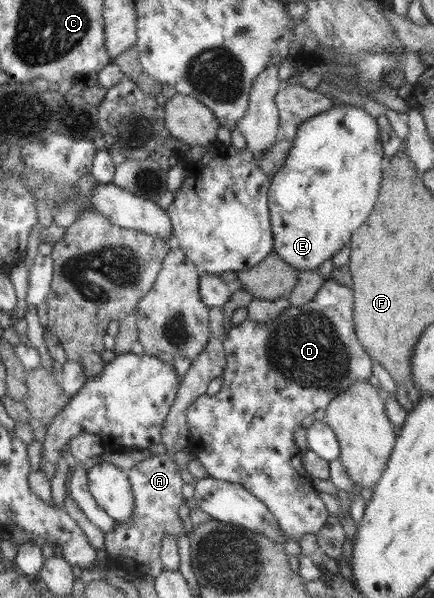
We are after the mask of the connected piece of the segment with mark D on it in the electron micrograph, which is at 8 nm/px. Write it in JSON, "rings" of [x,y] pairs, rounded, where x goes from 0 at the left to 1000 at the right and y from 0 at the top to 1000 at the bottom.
{"rings":[[[758,463],[749,468],[737,485],[730,485],[724,500],[705,510],[668,512],[638,533],[618,537],[615,540],[590,540],[578,533],[567,533],[548,545],[539,543],[539,540],[532,545],[528,555],[514,564],[521,612],[512,627],[514,640],[505,657],[495,661],[472,657],[449,667],[431,682],[429,702],[440,734],[433,747],[445,761],[468,776],[479,794],[502,803],[558,811],[588,833],[611,841],[620,856],[634,865],[643,885],[652,888],[654,896],[661,901],[689,906],[705,893],[730,895],[740,888],[740,881],[749,878],[753,866],[758,866],[758,858],[753,856],[747,836],[740,834],[740,824],[721,814],[717,793],[700,783],[696,758],[680,744],[675,732],[677,717],[684,711],[694,711],[694,706],[707,694],[726,691],[735,682],[749,684],[774,661],[800,654],[804,647],[818,644],[823,639],[846,639],[857,629],[855,597],[841,590],[841,584],[823,570],[818,547],[813,547],[813,480],[786,478],[786,473],[776,473],[765,463]]]}

